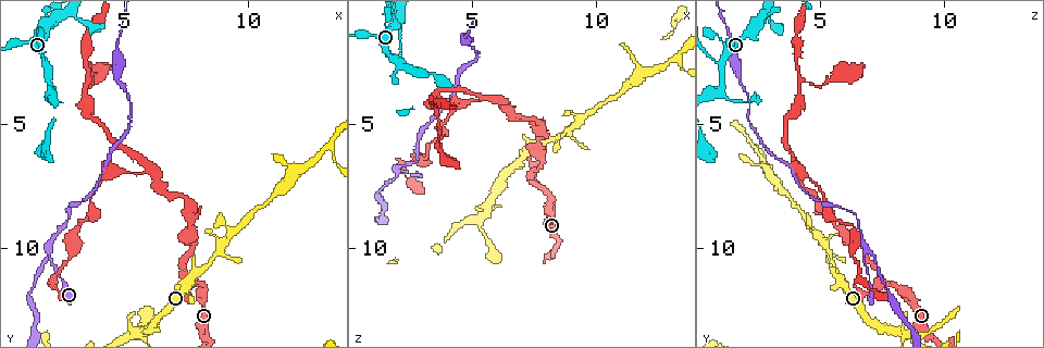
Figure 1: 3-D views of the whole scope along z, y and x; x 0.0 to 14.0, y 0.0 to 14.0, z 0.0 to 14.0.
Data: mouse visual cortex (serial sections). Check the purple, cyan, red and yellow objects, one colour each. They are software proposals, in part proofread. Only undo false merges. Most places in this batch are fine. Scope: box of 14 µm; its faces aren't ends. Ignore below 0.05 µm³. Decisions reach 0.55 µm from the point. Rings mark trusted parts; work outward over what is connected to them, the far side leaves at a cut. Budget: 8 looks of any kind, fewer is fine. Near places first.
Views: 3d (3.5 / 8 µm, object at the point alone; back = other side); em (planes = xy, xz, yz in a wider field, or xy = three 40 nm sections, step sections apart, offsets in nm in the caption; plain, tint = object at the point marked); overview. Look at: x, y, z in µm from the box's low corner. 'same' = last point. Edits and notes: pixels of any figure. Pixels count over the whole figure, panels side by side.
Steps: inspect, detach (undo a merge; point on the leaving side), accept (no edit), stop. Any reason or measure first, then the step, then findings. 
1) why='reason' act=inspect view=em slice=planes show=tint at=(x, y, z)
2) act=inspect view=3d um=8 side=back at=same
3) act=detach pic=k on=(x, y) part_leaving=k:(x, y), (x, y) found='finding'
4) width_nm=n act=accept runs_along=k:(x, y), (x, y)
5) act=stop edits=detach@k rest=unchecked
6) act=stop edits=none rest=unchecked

why='branch point' act=inspect view=em slice=xy step=2 show=tint at=(13.1, 6.0, 2.4)

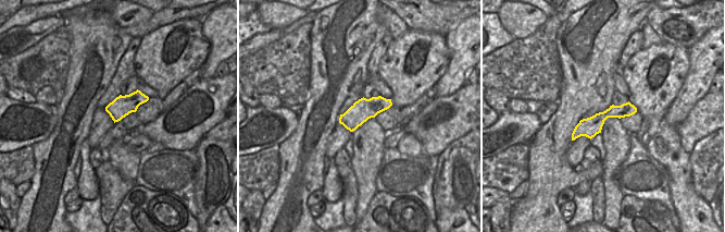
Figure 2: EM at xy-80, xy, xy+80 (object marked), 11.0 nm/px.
why='wider look' act=inspect view=3d um=3.5 at=same

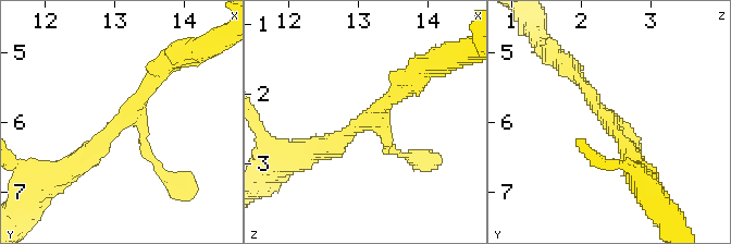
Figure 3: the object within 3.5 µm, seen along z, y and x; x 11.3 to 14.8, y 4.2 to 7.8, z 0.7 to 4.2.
arms=3 arm_widths_nm=150,200,300 act=accept runs_along=2:(633, 109), (611, 111), (574, 135) found='continuous, no second cell'

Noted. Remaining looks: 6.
why='narrows sharply' act=inspect view=3d um=3.5 at=(6.2, 6.8, 4.1)

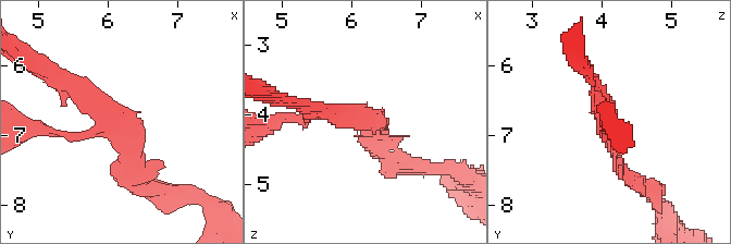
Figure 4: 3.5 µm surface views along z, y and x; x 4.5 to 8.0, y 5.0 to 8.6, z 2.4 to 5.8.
arms=3 arm_widths_nm=100,200,250 act=inspect view=em slice=xy step=5 show=tint at=(6.25, 6.80, 4.10)

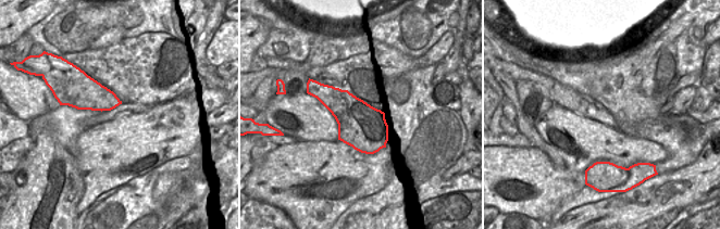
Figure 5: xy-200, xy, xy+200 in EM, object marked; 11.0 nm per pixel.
act=accept found='one cell here'

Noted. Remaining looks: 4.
act=inspect view=3d um=3.5 at=(3.6, 3.3, 4.1)

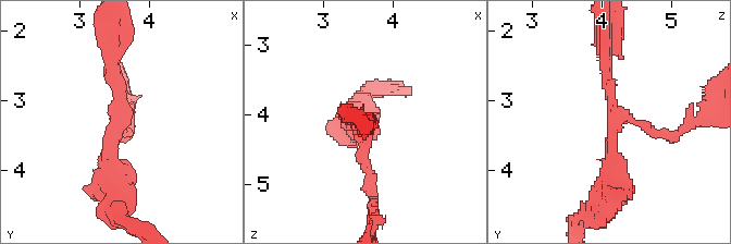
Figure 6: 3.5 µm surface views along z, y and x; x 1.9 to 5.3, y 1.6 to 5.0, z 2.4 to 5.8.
arms=3 arm_widths_nm=150,200,350 act=inspect view=em slice=planes show=tint at=(3.50, 3.30, 4.20)

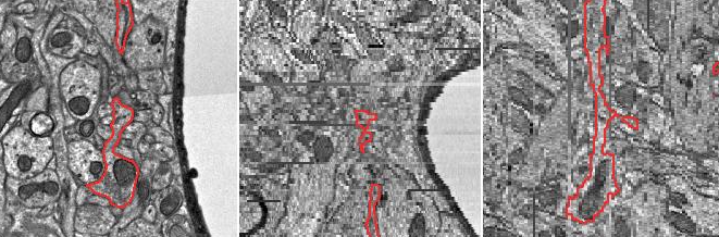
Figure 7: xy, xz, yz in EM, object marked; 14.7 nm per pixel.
act=accept runs_along=7:(115, 100), (118, 127), (109, 152) found='all the same cell'

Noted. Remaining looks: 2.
act=stop edits=none rest=unchecked

